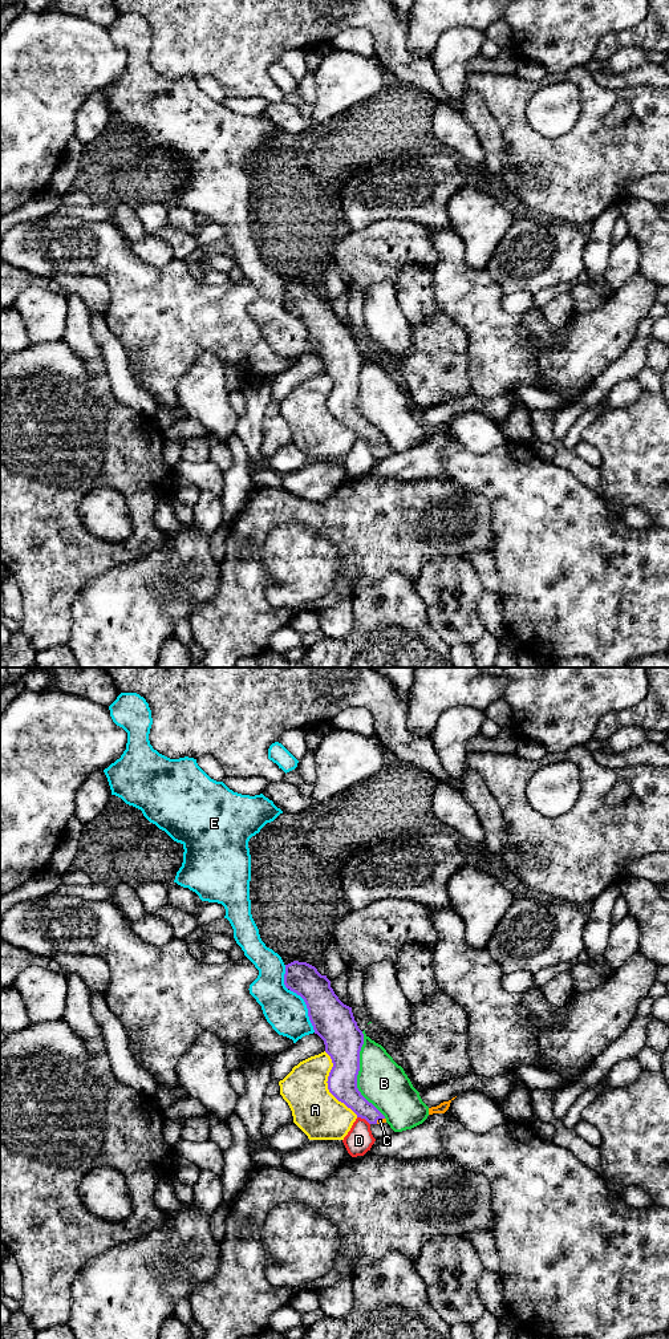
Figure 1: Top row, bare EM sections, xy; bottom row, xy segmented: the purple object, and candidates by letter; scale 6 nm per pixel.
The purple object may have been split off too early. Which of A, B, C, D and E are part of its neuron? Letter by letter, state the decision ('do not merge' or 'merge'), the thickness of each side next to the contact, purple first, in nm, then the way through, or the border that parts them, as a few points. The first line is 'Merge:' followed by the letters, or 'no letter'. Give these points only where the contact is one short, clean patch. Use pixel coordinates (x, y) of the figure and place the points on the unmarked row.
Merge: C
A: do not merge; 200 nm thick on the purple side, 280 nm on the other
B: do not merge; 240 nm thick on the purple side, 280 nm on the other
C: merge; 140 nm thick on the purple side, 30 nm on the other; runs through xy (347, 412), (365, 430), (378, 438), (380, 441)
D: do not merge; 180 nm thick on the purple side, 160 nm on the other
E: do not merge; 240 nm thick on the purple side, 240 nm on the other

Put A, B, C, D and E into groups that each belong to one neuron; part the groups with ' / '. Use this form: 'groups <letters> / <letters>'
groups A / B / C / D / E

